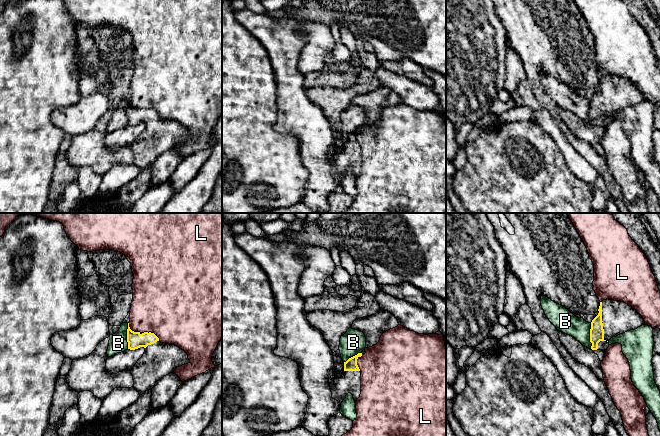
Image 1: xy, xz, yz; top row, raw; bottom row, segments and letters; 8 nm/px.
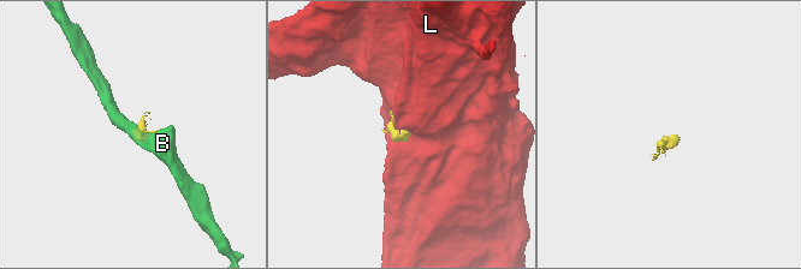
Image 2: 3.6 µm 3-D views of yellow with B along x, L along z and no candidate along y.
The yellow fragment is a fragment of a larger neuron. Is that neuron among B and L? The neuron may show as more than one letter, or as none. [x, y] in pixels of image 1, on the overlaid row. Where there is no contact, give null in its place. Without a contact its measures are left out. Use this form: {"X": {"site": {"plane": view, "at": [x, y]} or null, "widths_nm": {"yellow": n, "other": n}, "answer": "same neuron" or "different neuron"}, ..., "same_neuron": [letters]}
{"B": {"site": {"plane": "xy", "at": [127, 336]}, "widths_nm": {"yellow": 130, "other": 150}, "answer": "different neuron"}, "L": {"site": {"plane": "xy", "at": [150, 332]}, "widths_nm": {"yellow": 130, "other": 500}, "answer": "different neuron"}, "same_neuron": []}

